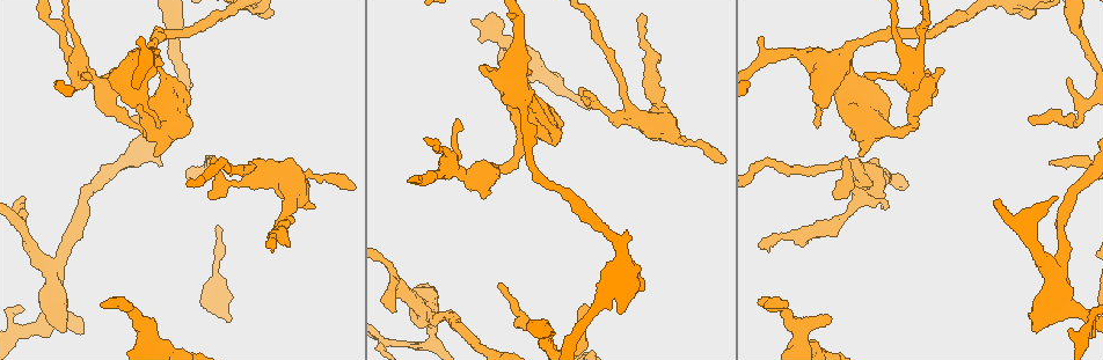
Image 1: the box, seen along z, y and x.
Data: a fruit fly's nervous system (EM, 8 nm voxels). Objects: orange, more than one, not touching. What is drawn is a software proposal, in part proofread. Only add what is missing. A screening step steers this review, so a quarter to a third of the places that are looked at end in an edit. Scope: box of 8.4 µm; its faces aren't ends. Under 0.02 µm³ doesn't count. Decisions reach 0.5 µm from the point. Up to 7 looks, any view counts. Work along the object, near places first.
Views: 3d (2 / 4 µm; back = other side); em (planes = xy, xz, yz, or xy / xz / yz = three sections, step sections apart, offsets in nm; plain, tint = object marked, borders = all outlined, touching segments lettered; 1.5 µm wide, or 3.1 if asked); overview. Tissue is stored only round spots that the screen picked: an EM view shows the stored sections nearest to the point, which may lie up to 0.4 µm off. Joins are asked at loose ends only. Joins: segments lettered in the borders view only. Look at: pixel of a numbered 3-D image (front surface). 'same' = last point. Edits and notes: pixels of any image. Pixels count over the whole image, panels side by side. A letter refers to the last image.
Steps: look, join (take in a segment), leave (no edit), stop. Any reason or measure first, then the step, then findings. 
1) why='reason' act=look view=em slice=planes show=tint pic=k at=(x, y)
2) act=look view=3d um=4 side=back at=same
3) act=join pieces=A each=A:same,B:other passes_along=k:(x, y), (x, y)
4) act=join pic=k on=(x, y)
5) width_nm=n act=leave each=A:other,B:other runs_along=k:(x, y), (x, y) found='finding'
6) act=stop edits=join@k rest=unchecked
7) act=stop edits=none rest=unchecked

act=look view=3d um=2 pic=1 at=(86, 73)

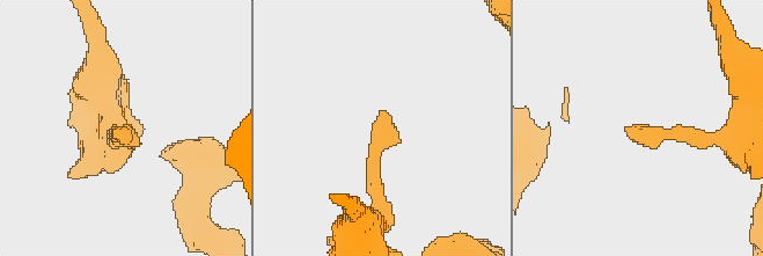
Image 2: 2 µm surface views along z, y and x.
why='now the EM' act=look view=em slice=yz step=8 show=tint pic=2 at=(381, 113)

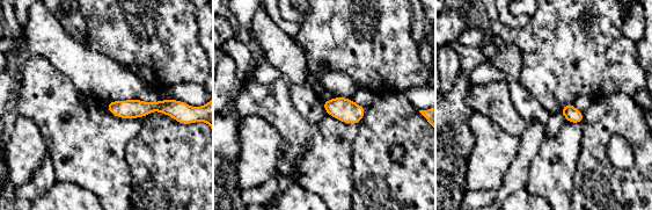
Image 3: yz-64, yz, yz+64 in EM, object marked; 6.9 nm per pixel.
act=look view=em slice=planes show=borders at=same

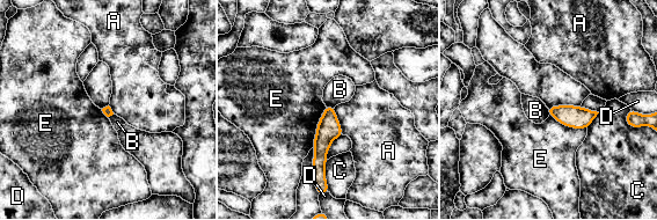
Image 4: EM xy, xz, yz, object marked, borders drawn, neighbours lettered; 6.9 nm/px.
act=leave each=A:other,B:other,C:other,D:other,E:other runs_along=4:(329, 109), (320, 148), (322, 178) found='no lettered segment goes on from it'

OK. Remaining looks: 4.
why='free end' act=look view=3d um=4 pic=1 at=(1031, 328)

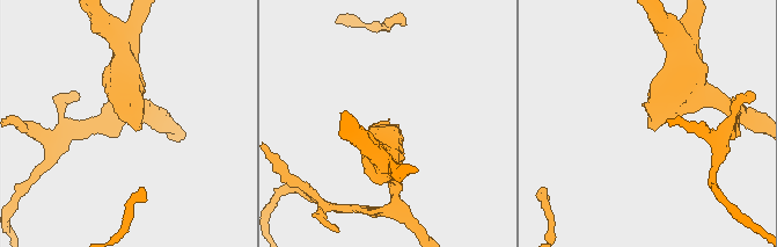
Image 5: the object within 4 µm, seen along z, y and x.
why='now the EM' act=look view=em slice=planes show=borders pic=5 at=(649, 125)

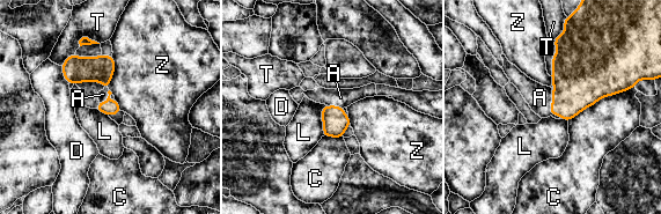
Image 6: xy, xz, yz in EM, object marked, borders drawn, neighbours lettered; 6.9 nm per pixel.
longest_contact=C:500nm act=join pic=6 on=(103, 94) each=A:same,C:other,D:other,L:other,T:other,Z:other found='it goes on there'

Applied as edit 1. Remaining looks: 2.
why='free end' act=look view=3d um=2 pic=1 at=(134, 119)

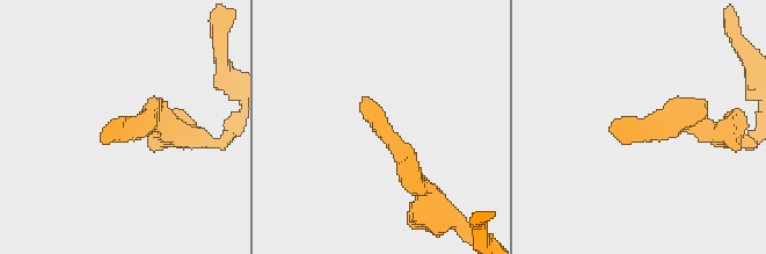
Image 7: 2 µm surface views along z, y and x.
why='shape alone is not enough' act=look view=em slice=xy step=4 show=borders pic=7 at=(609, 131)

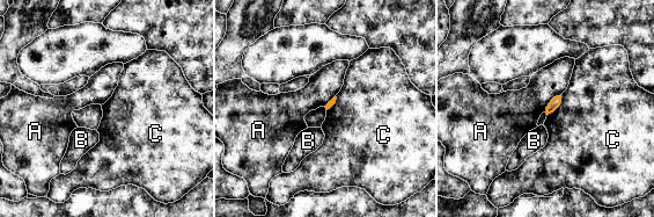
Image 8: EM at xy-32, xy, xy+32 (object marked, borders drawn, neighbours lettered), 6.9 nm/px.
longest_contact=C:190nm act=leave each=A:other,B:other,C:other found='no lettered segment goes on from it'

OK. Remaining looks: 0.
act=stop edits=join@6 rest=unchecked

